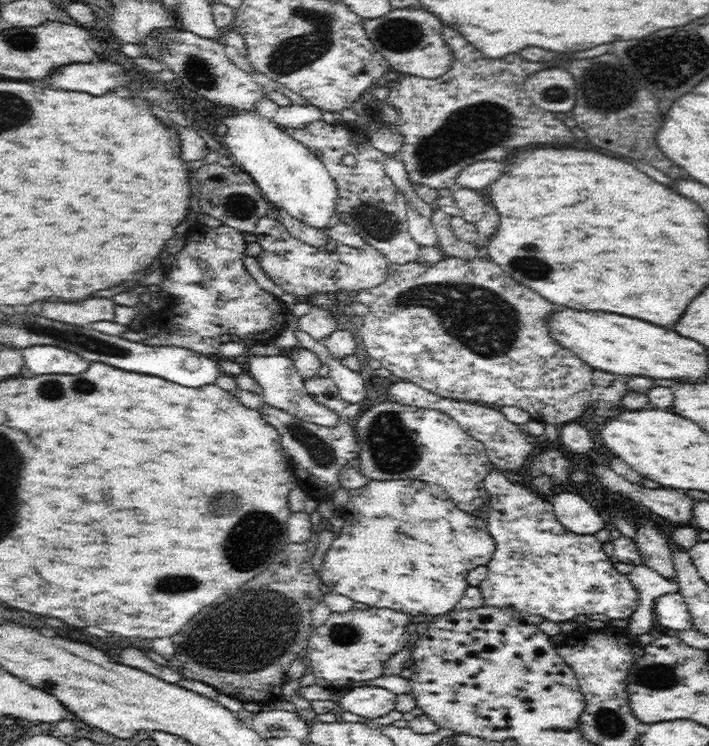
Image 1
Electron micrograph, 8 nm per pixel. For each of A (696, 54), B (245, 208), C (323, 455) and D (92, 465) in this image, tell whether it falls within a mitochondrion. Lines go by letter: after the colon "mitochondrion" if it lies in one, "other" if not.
A: mitochondrion
B: mitochondrion
C: mitochondrion
D: other

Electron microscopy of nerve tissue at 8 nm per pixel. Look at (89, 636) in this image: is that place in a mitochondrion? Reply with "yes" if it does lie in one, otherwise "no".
no

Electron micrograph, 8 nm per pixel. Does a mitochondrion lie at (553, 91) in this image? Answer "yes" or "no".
yes

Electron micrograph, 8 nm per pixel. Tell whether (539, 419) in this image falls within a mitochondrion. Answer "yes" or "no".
no

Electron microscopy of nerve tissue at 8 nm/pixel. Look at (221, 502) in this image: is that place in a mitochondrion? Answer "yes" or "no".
yes

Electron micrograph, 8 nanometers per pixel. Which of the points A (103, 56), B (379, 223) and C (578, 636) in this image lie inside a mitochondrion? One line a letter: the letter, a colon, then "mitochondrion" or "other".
A: other
B: mitochondrion
C: other

